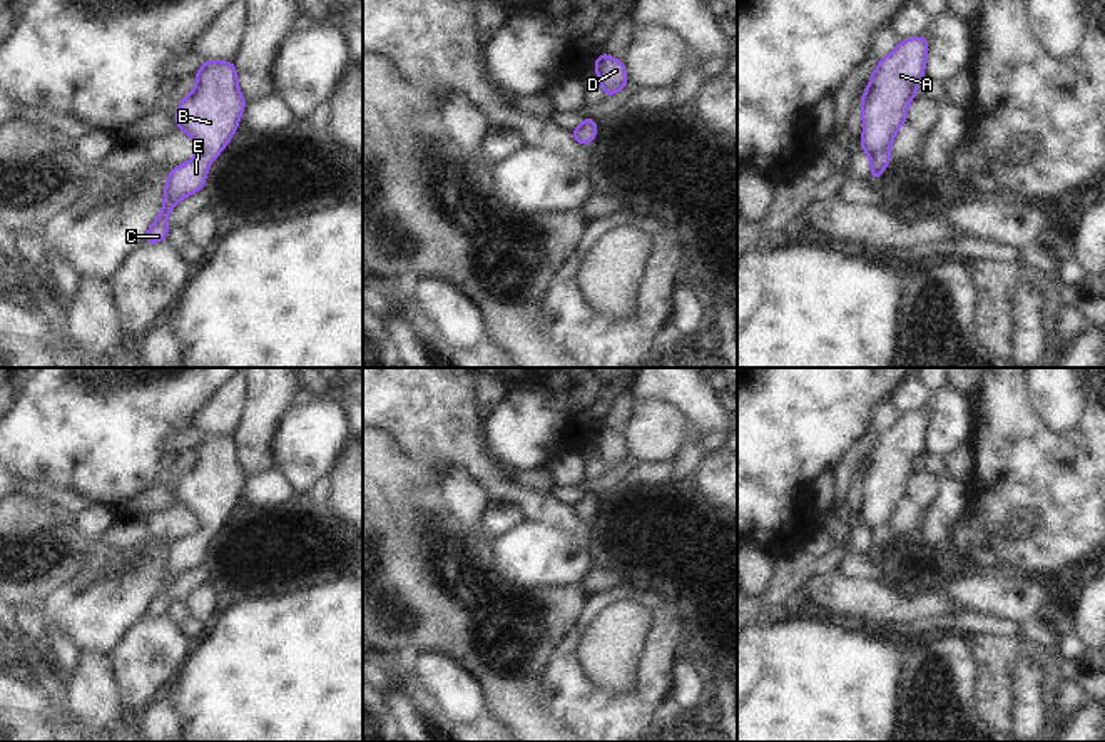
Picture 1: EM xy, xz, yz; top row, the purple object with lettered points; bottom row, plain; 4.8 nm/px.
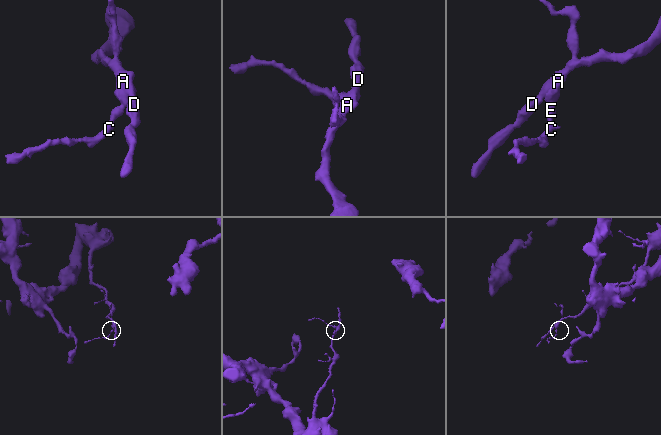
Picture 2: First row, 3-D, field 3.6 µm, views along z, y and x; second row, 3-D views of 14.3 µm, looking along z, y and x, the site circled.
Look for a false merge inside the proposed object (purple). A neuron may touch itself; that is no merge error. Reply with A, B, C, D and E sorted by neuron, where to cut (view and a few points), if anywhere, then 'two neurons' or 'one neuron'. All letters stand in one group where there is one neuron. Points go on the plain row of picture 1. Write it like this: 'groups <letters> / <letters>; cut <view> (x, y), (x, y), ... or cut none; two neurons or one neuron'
groups A B C D E; cut none; one neuron

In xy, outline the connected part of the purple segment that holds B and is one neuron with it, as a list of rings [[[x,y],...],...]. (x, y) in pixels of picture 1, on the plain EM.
[[[204,435],[196,448],[194,466],[181,473],[174,491],[179,503],[194,515],[199,528],[171,543],[162,583],[142,617],[162,617],[171,603],[167,590],[172,582],[204,563],[207,543],[239,501],[246,478],[237,461],[234,436]]]

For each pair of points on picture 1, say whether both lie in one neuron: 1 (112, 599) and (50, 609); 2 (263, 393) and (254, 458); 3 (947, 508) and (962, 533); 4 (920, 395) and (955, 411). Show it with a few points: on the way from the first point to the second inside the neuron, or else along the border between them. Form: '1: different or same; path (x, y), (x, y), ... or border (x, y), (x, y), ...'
1: same; path (97, 609), (66, 609)
2: same; path (263, 410), (254, 442)
3: different; border (968, 505), (953, 527)
4: different; border (931, 391), (925, 405)

